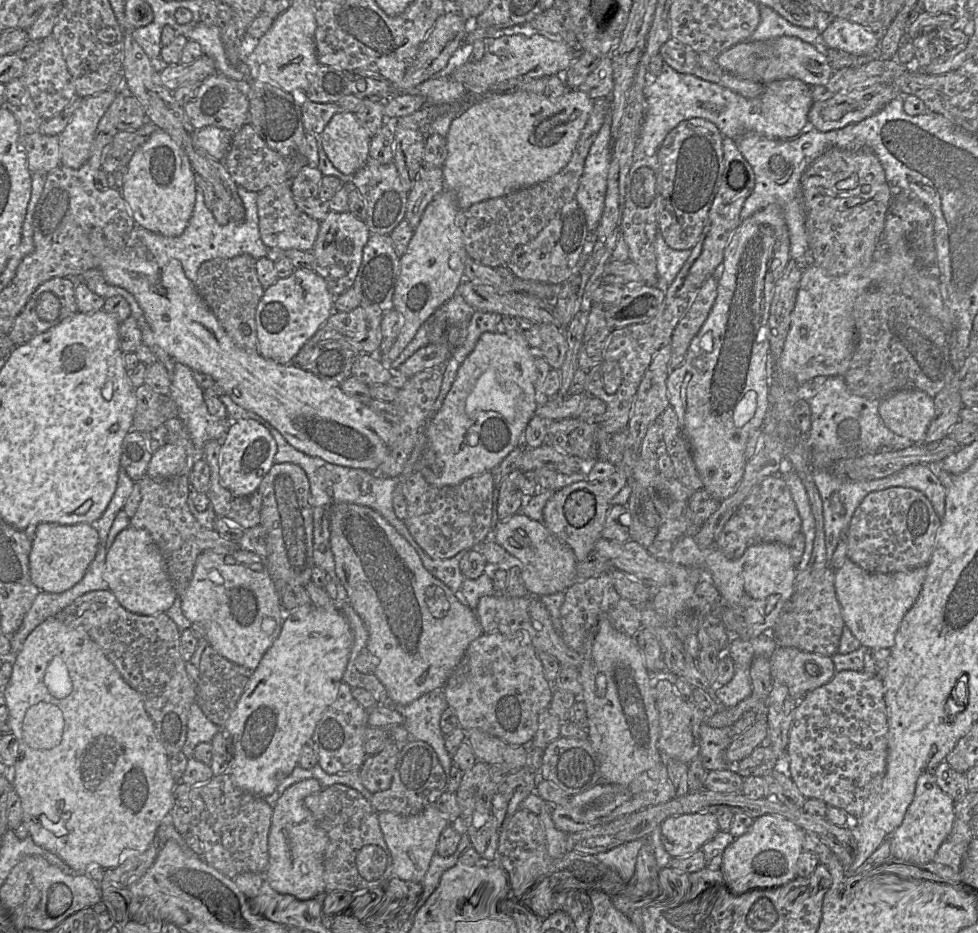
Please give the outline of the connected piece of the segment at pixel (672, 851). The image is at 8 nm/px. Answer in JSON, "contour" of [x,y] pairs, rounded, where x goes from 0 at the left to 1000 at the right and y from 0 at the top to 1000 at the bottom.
{"contour":[[[698,872],[682,877],[676,884],[676,900],[685,922],[716,909],[736,891],[732,872]]]}

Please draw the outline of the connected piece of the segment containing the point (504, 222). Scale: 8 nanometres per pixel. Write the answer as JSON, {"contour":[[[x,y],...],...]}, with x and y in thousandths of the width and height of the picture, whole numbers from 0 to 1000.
{"contour":[[[623,106],[608,107],[585,168],[569,188],[543,200],[528,204],[510,212],[489,217],[473,225],[473,259],[479,275],[505,288],[517,284],[529,265],[545,257],[569,228],[588,212],[598,170],[621,122],[623,122]]]}

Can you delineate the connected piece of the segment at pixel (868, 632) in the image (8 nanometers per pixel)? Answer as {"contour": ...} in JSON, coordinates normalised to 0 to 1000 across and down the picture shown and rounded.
{"contour":[[[865,598],[854,612],[853,628],[861,660],[873,683],[884,695],[914,692],[921,666],[937,645],[947,618],[948,607],[915,614],[887,613]]]}

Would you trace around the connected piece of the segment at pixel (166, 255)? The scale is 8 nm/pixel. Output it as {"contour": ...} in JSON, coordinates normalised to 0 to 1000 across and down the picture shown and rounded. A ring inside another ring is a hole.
{"contour":[[[242,199],[242,207],[251,224],[247,238],[235,236],[231,241],[222,239],[217,228],[209,219],[206,203],[200,202],[199,220],[191,243],[181,254],[171,254],[153,249],[143,242],[134,248],[134,256],[140,256],[153,270],[163,285],[170,284],[175,278],[184,280],[190,297],[199,302],[201,290],[206,283],[218,278],[234,278],[248,272],[256,273],[261,279],[272,275],[274,266],[266,256],[263,230],[263,207]]]}

